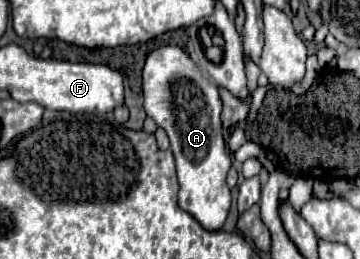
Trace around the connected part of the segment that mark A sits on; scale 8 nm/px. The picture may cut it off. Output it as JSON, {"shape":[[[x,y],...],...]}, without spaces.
{"shape":[[[166,45],[154,49],[146,57],[142,69],[142,93],[146,115],[152,117],[170,139],[180,183],[180,209],[188,211],[204,229],[218,231],[224,225],[230,209],[226,173],[232,165],[222,137],[222,99],[218,87],[200,73],[198,65],[182,47]]]}

